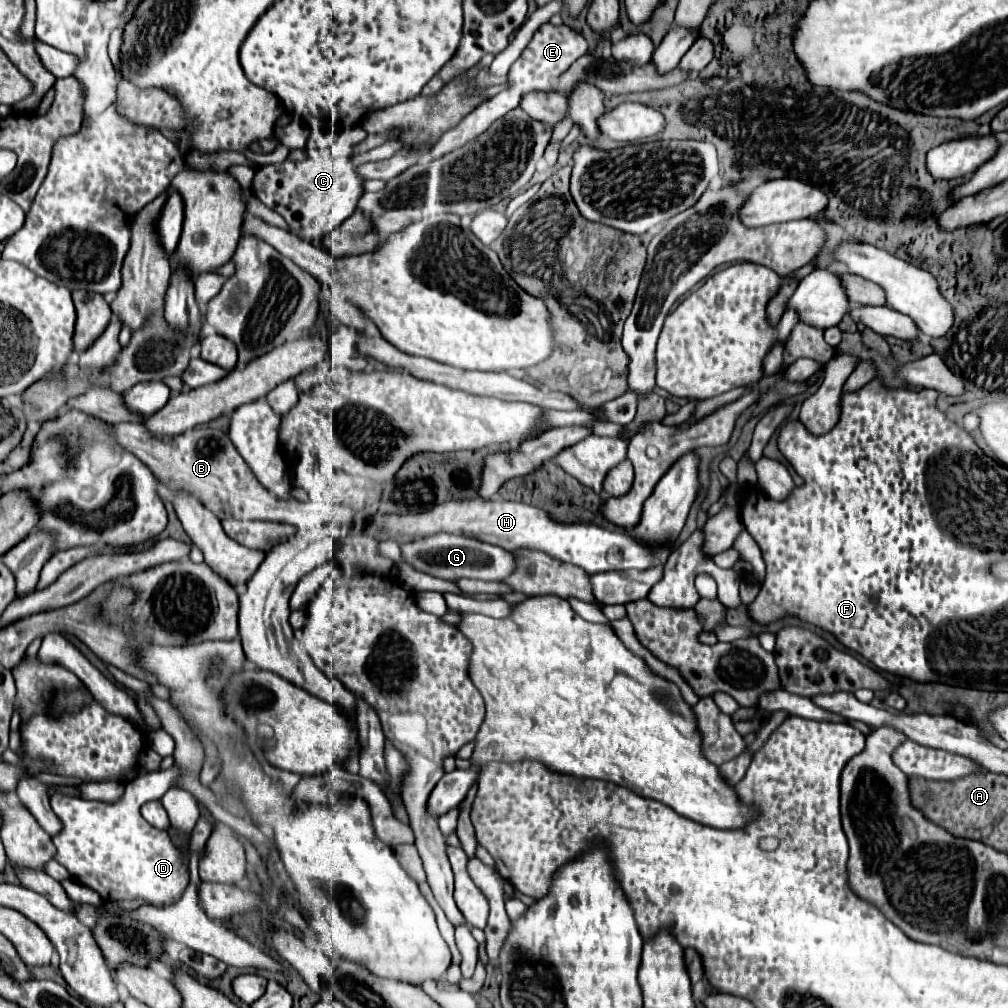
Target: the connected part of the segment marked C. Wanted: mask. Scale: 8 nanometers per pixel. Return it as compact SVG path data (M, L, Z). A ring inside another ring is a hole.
M325 152L319 160L309 156L301 162L287 158L279 164L257 166L251 191L263 204L279 212L299 238L323 238L357 210L357 202L363 194L363 178L357 168L351 152L339 158Z

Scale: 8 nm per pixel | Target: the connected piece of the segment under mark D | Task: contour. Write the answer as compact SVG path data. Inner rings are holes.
M177 766L141 774L127 782L125 796L113 804L55 792L51 796L51 808L63 824L61 832L53 836L57 848L55 860L67 868L73 880L95 890L103 900L145 900L159 908L173 906L189 884L187 860L173 846L167 832L143 820L139 808L149 800L159 800L179 775Z

